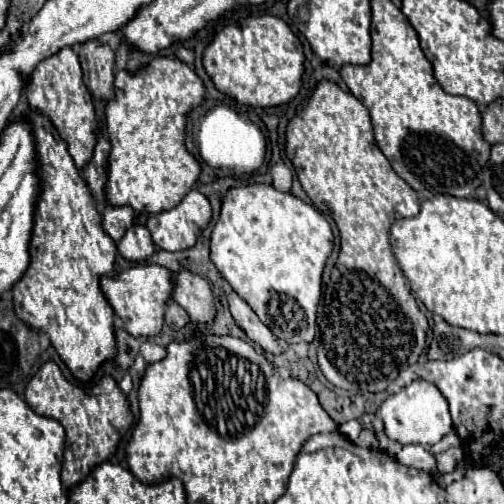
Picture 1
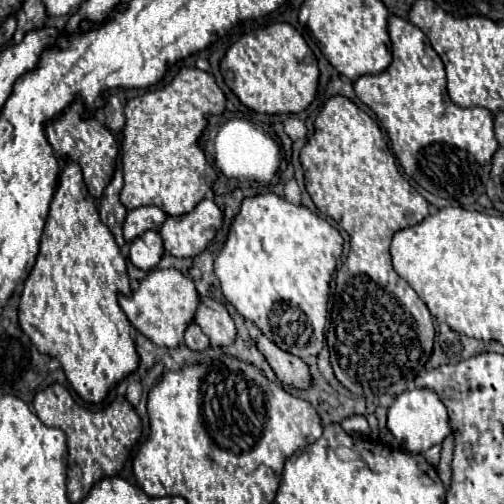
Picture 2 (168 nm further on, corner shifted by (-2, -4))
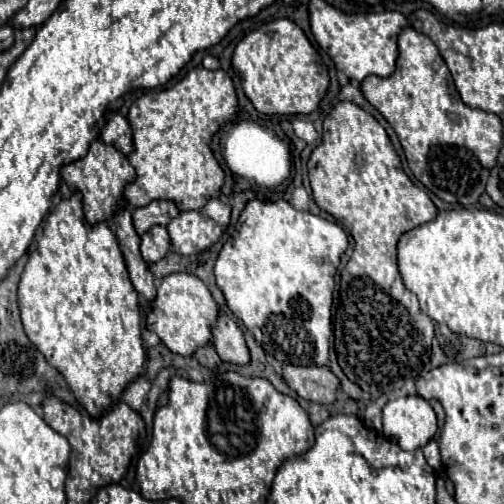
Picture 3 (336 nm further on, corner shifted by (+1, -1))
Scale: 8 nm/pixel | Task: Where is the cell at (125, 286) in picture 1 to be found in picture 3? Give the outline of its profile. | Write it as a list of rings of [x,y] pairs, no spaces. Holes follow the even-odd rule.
[[[172,273],[158,283],[156,297],[154,301],[150,301],[150,307],[144,313],[144,323],[146,329],[154,331],[172,353],[186,357],[192,355],[196,347],[210,341],[210,327],[216,321],[216,315],[216,301],[212,299],[208,287],[196,275]]]

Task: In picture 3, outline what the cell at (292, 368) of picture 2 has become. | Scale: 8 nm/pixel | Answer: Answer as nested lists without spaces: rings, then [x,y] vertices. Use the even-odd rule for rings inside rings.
[[[282,365],[284,383],[294,389],[302,399],[314,403],[332,403],[338,389],[338,379],[328,367],[294,367]]]

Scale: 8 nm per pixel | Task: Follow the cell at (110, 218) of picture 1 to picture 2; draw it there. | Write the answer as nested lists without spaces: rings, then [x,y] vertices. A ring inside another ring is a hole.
[[[141,206],[141,208],[129,210],[127,218],[125,218],[125,226],[123,226],[125,240],[133,242],[147,230],[153,230],[153,228],[159,230],[161,224],[165,222],[165,218],[167,218],[167,214],[157,206]]]

